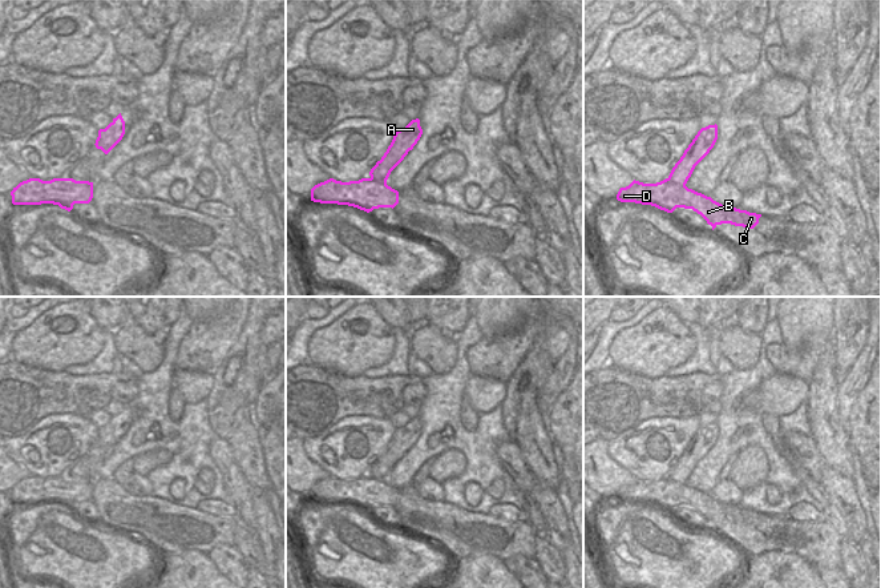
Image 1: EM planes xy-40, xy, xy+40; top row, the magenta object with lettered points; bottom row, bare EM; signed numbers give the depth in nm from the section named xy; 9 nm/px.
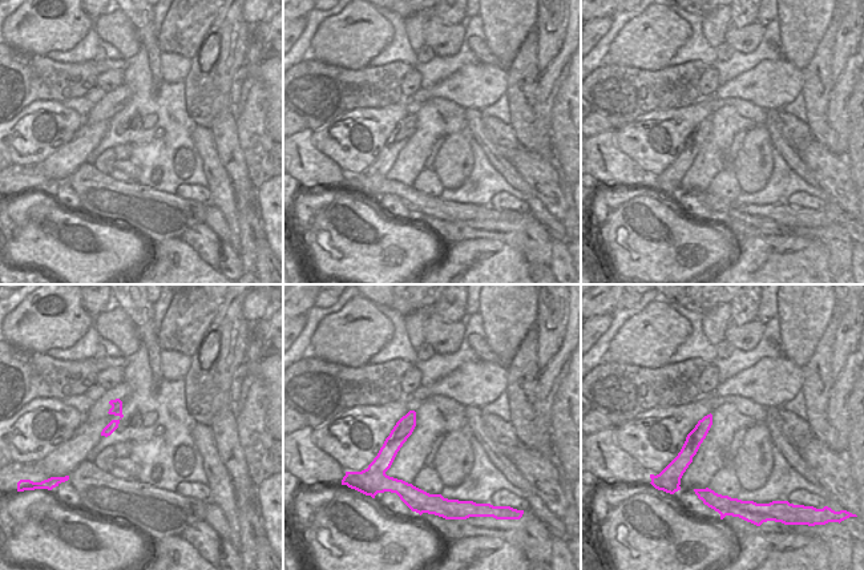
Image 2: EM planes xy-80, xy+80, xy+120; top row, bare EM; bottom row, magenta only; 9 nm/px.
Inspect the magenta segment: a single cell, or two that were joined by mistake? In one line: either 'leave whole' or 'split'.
split

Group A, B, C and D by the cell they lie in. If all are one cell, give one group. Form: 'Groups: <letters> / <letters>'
Groups: A / B C D.

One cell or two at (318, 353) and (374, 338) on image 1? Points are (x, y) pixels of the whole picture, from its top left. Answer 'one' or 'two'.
one

